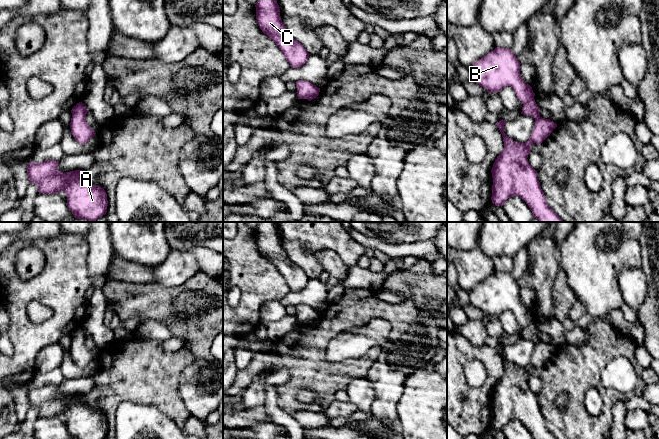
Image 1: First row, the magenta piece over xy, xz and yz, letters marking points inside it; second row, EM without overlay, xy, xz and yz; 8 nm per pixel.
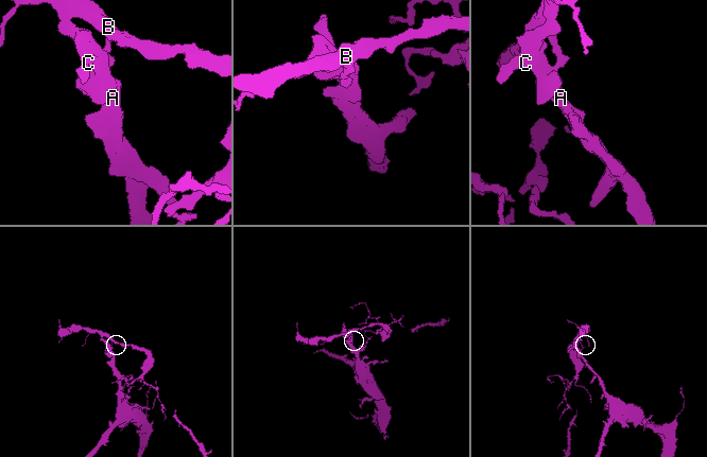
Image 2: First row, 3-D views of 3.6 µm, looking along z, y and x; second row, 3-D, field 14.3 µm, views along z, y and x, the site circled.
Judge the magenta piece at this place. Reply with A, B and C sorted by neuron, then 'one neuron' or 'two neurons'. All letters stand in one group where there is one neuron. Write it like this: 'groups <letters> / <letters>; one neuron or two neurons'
groups A C / B; two neurons

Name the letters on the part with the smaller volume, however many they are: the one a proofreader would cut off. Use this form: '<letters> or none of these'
B

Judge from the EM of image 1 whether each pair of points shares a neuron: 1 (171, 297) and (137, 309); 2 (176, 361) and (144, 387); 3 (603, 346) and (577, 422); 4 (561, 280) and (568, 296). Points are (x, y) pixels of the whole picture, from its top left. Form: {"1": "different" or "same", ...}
{"1": "same", "2": "same", "3": "same", "4": "same"}

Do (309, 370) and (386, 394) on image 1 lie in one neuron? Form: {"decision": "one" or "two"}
{"decision": "two"}

